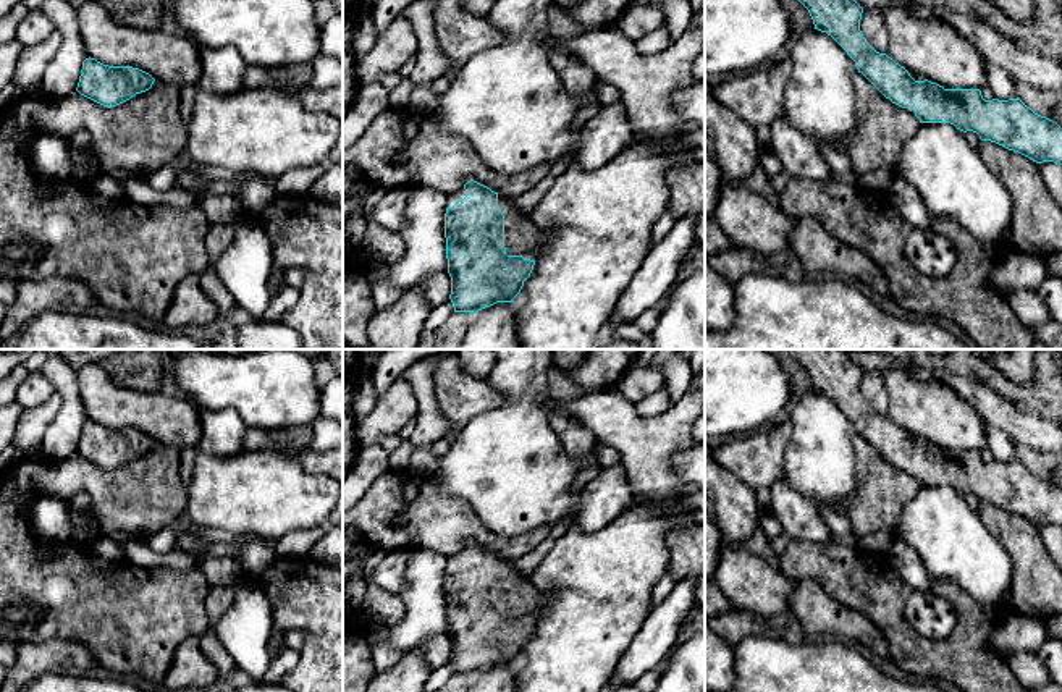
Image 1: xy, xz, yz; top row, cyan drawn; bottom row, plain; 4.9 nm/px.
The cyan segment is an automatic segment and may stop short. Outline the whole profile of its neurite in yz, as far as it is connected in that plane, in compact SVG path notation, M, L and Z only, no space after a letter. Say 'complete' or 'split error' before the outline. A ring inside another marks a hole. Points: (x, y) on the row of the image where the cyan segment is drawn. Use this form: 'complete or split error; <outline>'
split error; M855 0L799 2L808 10L815 29L831 36L855 61L858 73L920 123L950 123L1036 163L1062 165L1062 128L1020 99L984 100L980 89L949 89L910 74L866 42L860 31L863 8Z

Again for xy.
complete; M86 58L76 91L103 105L116 107L136 94L145 92L152 87L154 78L133 66L108 66L95 58Z

